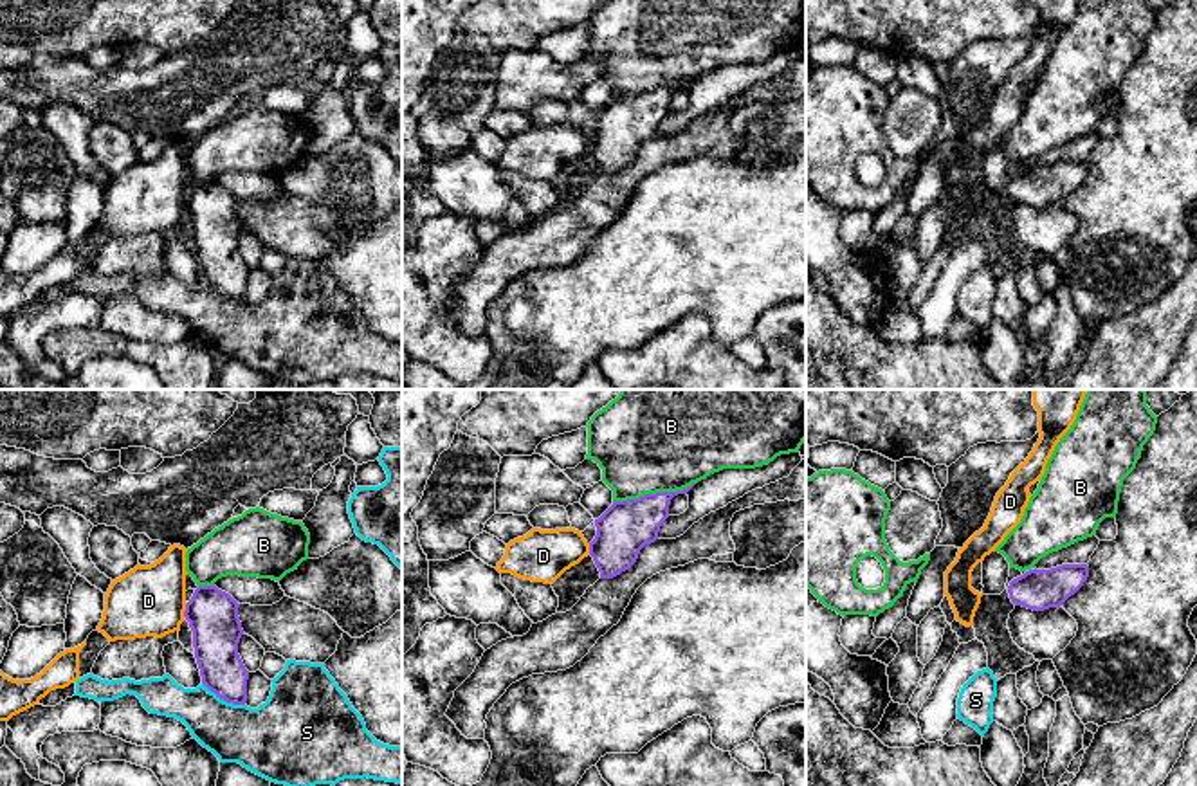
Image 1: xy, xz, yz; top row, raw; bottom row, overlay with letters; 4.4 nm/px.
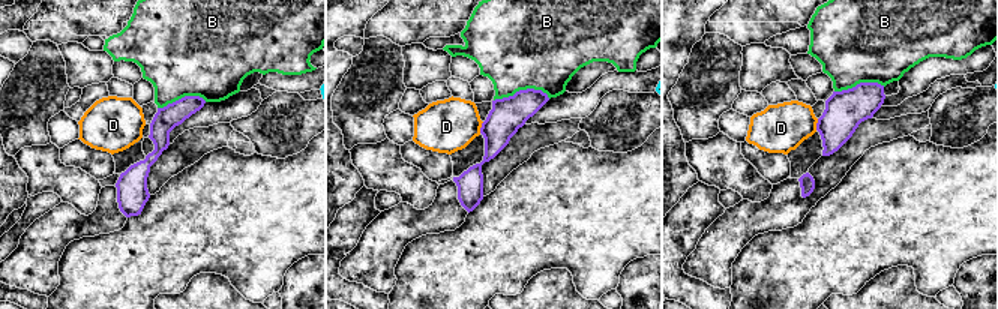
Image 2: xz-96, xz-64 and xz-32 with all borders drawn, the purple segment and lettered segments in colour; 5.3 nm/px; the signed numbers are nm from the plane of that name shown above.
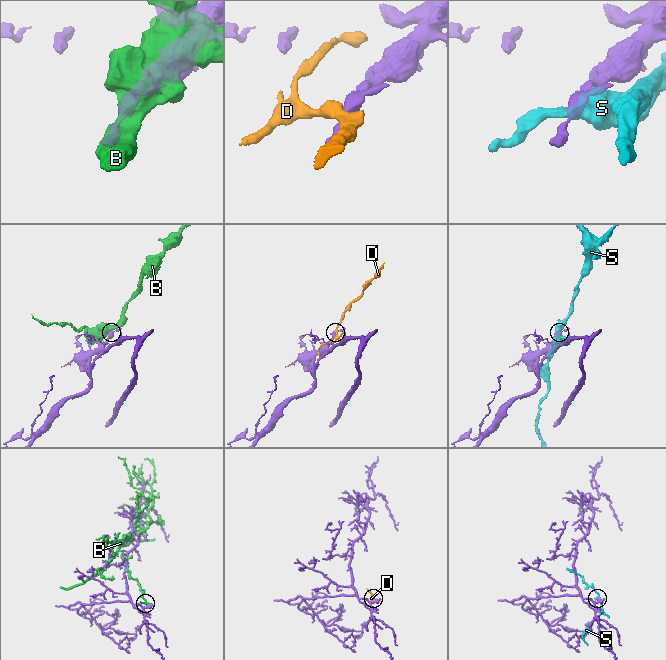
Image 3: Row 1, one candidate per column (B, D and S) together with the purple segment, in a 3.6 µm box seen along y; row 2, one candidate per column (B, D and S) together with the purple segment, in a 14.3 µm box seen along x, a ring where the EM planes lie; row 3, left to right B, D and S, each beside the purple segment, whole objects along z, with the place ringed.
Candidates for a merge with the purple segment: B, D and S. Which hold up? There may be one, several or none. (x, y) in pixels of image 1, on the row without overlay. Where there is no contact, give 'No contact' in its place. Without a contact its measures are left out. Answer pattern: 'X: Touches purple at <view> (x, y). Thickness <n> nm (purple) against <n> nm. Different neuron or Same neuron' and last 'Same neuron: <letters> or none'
B: Touches purple at xz (653, 91). Thickness 240 nm (purple) against 400 nm. Different neuron
D: Touches purple at xy (186, 206). Thickness 220 nm (purple) against 320 nm. Different neuron
S: Touches purple at xy (224, 296). Thickness 200 nm (purple) against 300 nm. Different neuron
Same neuron: none

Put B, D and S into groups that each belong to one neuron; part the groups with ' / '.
B / D / S

